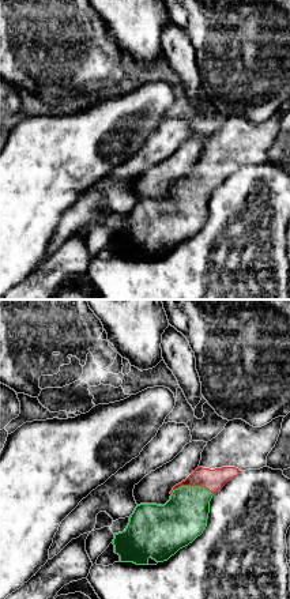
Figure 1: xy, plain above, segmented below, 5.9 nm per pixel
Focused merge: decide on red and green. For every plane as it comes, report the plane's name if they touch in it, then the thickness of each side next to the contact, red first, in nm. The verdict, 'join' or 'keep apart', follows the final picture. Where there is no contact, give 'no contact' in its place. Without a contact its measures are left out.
xy | 130/280 nm

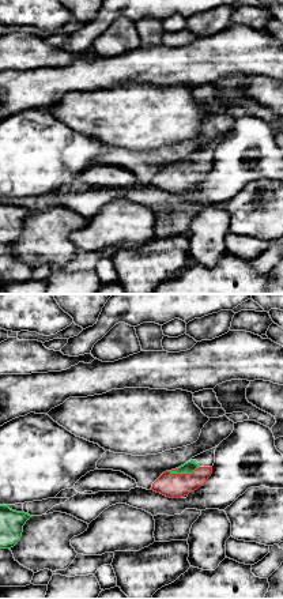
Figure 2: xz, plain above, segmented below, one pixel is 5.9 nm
xz | 140/70 nm

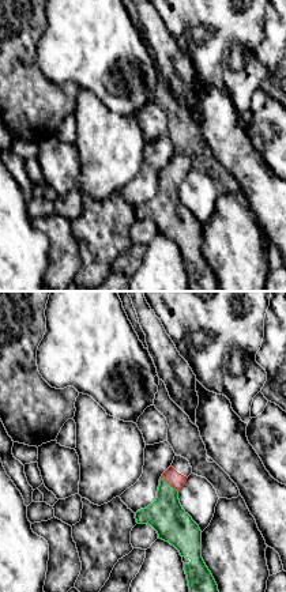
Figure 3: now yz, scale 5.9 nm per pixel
yz | 90/220 nm

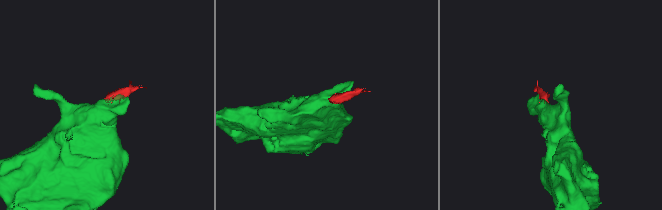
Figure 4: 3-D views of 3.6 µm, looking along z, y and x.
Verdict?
join

